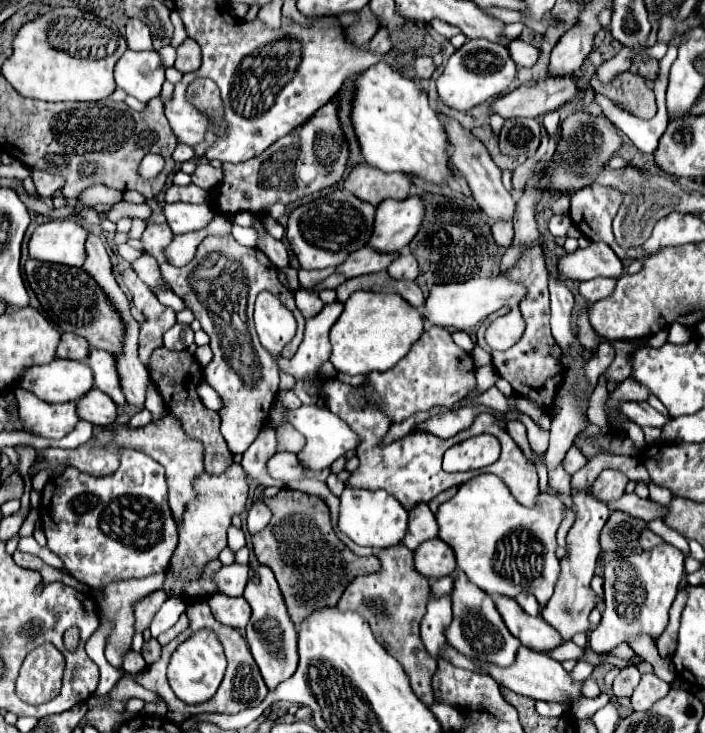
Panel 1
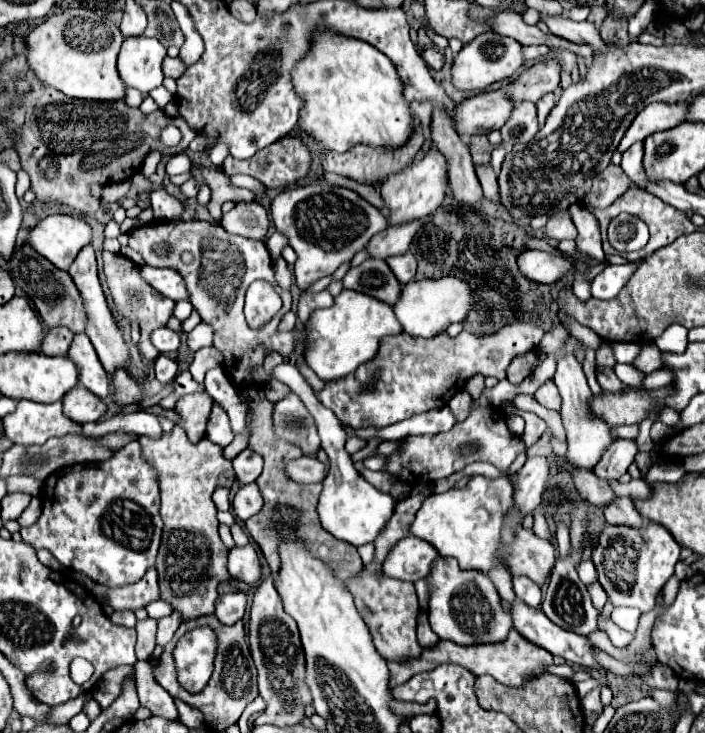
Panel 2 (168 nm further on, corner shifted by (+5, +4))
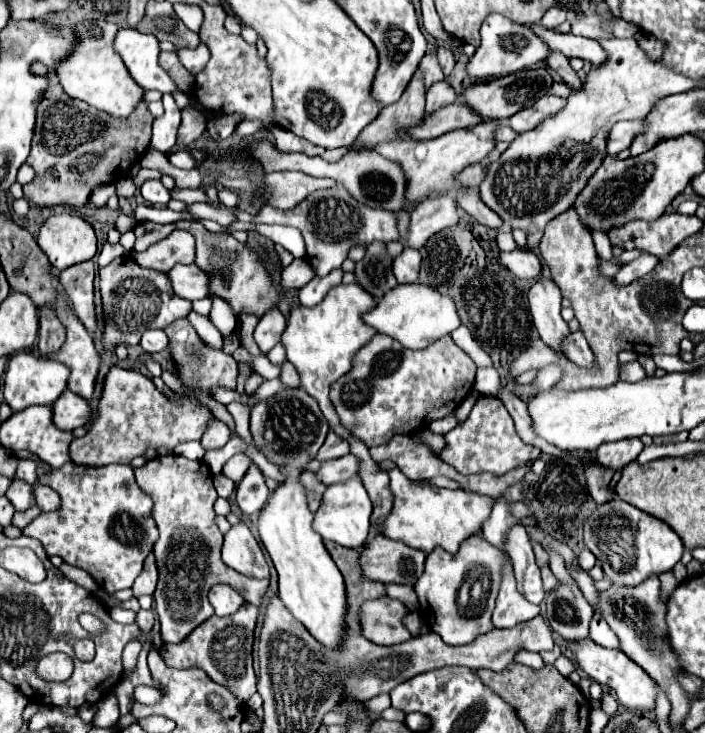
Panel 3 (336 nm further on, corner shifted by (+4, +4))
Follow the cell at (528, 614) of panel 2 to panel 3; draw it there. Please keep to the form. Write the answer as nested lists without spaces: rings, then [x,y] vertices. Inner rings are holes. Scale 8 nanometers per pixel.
[[[591,639],[587,641],[579,641],[573,643],[571,649],[575,651],[575,661],[579,663],[579,667],[597,683],[607,685],[609,689],[615,691],[617,701],[627,707],[627,709],[639,709],[639,711],[655,711],[655,699],[657,699],[657,683],[643,673],[643,669],[639,669],[639,665],[635,661],[631,661],[625,653],[621,653],[619,649],[605,649],[597,643],[593,643]]]

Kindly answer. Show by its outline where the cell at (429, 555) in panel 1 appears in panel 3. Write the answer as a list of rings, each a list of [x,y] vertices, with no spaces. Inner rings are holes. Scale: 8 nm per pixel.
[[[375,535],[359,555],[361,575],[369,581],[415,585],[423,573],[425,553],[401,541]]]

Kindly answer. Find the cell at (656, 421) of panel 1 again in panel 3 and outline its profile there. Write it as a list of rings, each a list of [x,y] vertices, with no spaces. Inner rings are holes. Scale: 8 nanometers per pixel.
[[[581,331],[571,333],[567,341],[563,341],[563,353],[567,353],[567,359],[581,367],[591,367],[593,365],[593,351],[589,349],[585,337]]]

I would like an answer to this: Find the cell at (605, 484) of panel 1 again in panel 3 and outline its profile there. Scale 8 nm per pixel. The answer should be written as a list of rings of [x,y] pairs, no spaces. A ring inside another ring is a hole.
[[[623,439],[623,441],[613,441],[613,443],[603,443],[597,449],[597,459],[601,465],[619,471],[627,463],[637,459],[641,451],[643,451],[641,439]]]

